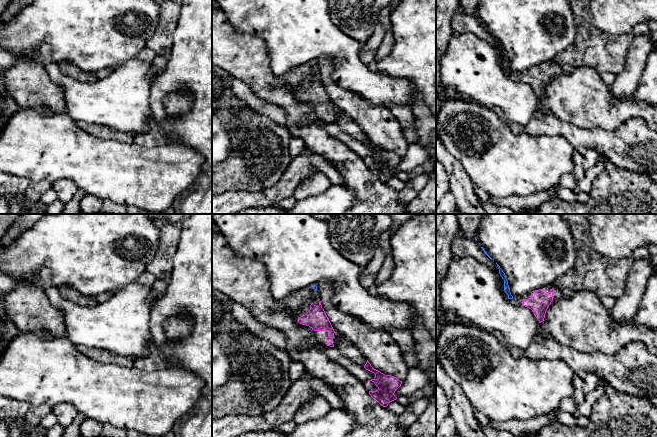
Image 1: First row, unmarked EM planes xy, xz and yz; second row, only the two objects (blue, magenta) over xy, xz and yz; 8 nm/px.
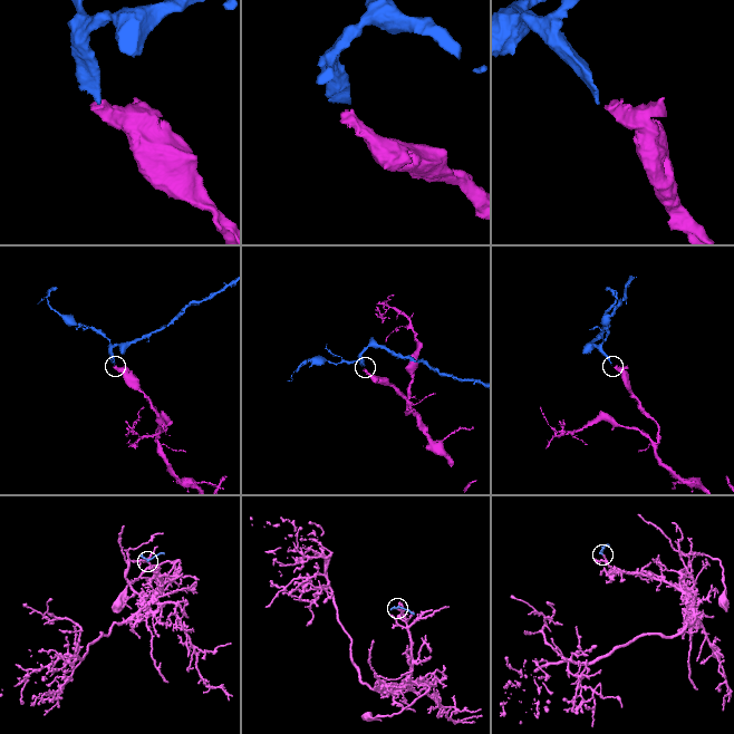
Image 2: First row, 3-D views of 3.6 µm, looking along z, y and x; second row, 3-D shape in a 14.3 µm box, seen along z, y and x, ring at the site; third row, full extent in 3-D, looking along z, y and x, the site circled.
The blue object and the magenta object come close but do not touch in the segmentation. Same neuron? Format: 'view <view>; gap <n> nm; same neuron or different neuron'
view yz; gap 80 nm; same neuron

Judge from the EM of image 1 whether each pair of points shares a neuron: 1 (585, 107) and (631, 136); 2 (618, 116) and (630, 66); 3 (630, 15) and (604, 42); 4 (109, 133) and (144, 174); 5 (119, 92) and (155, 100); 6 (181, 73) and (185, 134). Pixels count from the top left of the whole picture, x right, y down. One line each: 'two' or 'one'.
1: two
2: two
3: two
4: two
5: two
6: one

